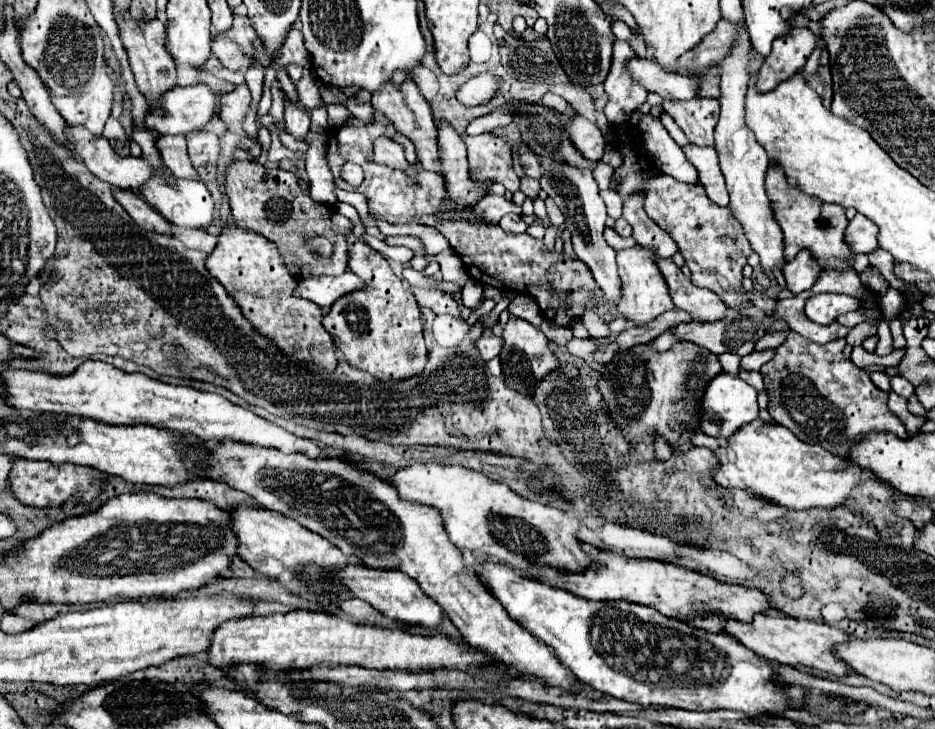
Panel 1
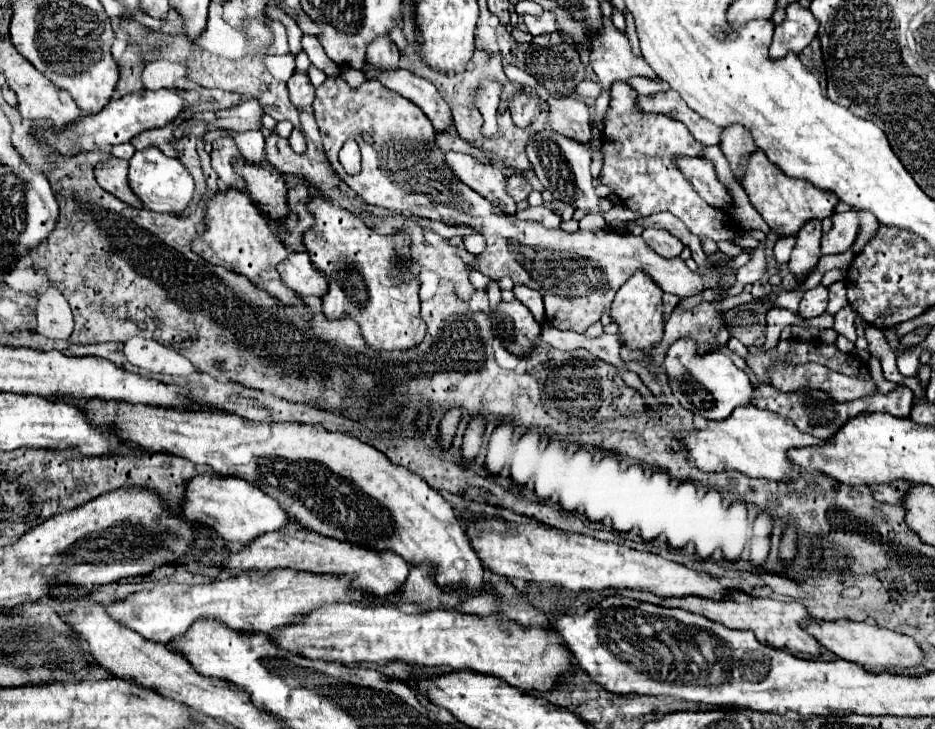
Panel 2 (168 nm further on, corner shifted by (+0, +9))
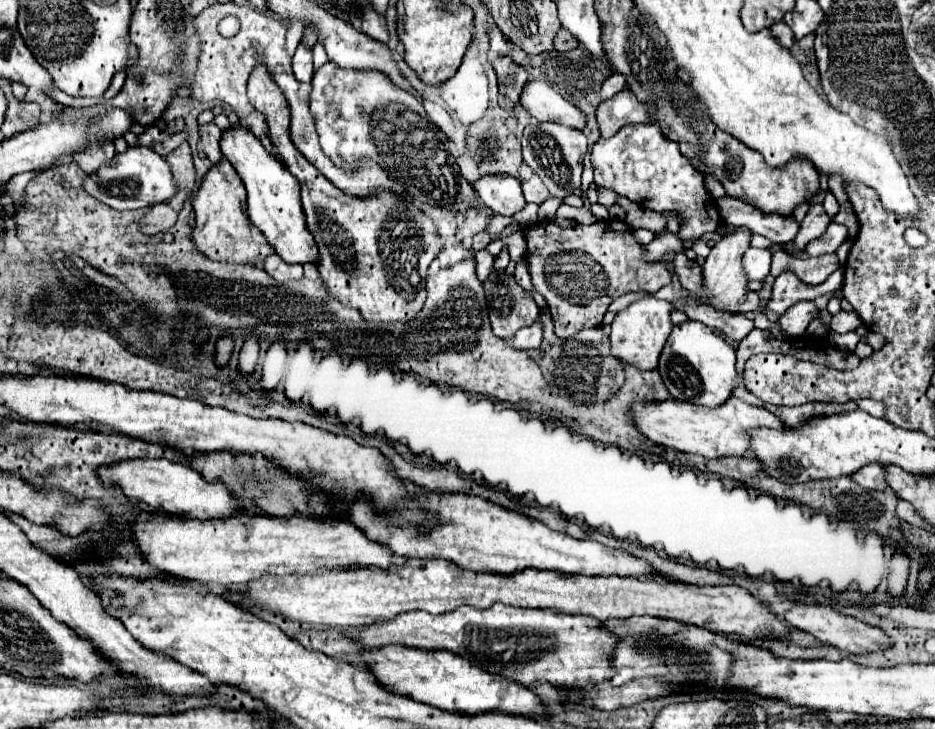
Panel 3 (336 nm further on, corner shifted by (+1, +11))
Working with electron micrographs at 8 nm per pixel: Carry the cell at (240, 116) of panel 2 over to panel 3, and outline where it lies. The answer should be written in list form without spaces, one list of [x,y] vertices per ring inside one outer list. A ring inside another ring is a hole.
[[[150,126],[150,128],[146,128],[146,132],[142,132],[138,136],[138,146],[146,146],[146,148],[154,150],[160,156],[168,156],[182,142],[186,142],[186,132],[166,134],[158,126]]]

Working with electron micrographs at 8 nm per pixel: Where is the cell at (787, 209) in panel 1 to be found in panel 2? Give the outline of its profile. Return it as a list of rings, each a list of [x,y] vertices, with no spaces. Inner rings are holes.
[[[757,150],[749,160],[747,166],[741,172],[743,188],[755,206],[755,210],[763,216],[763,220],[769,224],[769,228],[779,236],[779,238],[789,238],[797,236],[797,232],[811,220],[825,220],[835,214],[835,204],[839,198],[833,192],[819,190],[807,180],[795,180],[785,176],[775,164],[767,160],[767,156]]]

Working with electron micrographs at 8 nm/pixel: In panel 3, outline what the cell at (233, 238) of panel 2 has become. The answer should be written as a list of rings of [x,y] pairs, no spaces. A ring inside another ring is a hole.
[[[222,158],[222,162],[214,164],[204,174],[198,192],[192,194],[190,202],[196,212],[196,228],[192,234],[192,242],[210,260],[238,262],[238,264],[262,264],[264,258],[274,252],[274,248],[266,242],[262,232],[250,222],[246,214],[244,184],[226,158]]]

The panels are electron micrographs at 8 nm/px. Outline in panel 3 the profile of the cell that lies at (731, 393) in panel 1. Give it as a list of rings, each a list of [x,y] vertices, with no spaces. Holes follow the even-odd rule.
[[[686,320],[672,328],[668,342],[660,354],[658,372],[668,392],[676,400],[702,406],[720,406],[732,396],[736,378],[736,350],[714,328],[708,328],[696,320]]]

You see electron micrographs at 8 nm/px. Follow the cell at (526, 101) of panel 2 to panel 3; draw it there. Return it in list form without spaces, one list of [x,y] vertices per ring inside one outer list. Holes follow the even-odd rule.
[[[496,56],[492,60],[492,66],[496,70],[498,86],[500,86],[500,98],[498,98],[500,106],[506,110],[516,108],[520,100],[520,92],[528,82],[528,72],[522,66],[514,64],[510,56]]]

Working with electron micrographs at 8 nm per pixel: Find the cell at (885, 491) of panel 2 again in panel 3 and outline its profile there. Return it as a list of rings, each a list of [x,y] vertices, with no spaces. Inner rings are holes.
[[[870,464],[870,466],[864,466],[864,470],[856,470],[852,474],[854,482],[858,482],[860,486],[868,488],[868,490],[886,490],[886,476],[884,476],[884,470],[880,464]]]

